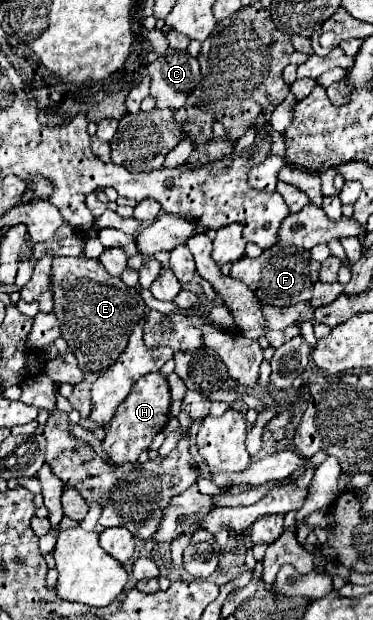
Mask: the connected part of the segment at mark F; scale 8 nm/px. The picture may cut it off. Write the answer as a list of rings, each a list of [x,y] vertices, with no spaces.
[[[276,245],[276,247],[264,249],[264,253],[256,259],[242,257],[236,263],[232,263],[230,277],[246,283],[262,303],[284,307],[300,301],[310,301],[312,285],[318,281],[318,271],[320,271],[320,263],[314,261],[308,251],[286,249]]]

